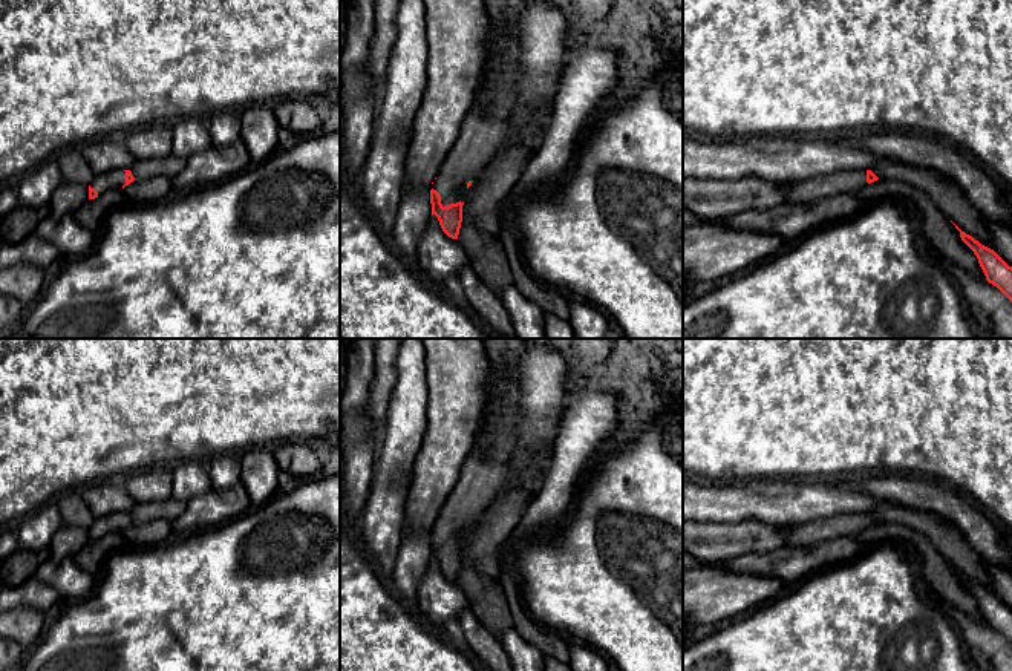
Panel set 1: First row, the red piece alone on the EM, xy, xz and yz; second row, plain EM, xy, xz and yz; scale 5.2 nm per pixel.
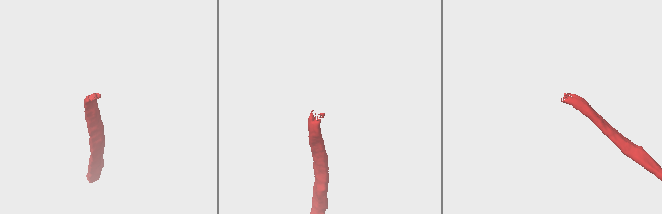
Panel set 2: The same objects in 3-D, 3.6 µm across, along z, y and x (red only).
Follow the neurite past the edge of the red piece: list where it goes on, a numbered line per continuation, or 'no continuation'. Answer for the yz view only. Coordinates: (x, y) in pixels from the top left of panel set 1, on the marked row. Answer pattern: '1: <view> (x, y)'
1: yz (845, 181)

